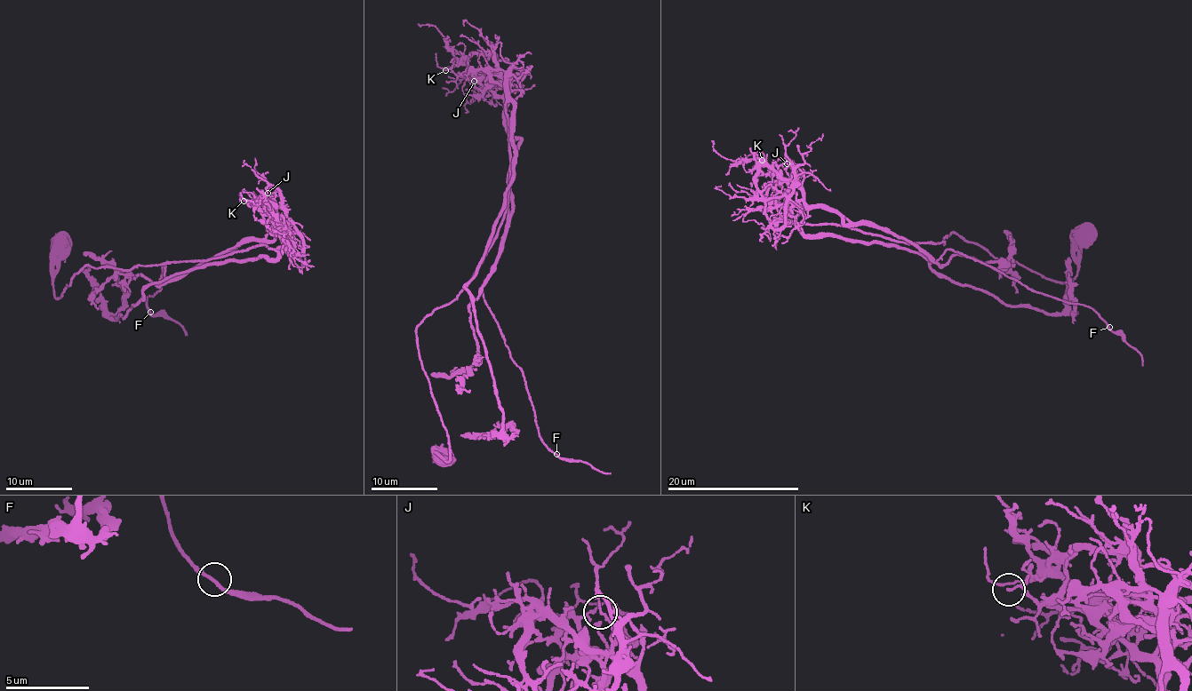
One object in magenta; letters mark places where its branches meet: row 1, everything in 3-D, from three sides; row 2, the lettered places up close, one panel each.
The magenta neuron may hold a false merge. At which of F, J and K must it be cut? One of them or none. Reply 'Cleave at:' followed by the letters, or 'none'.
Cleave at: J

